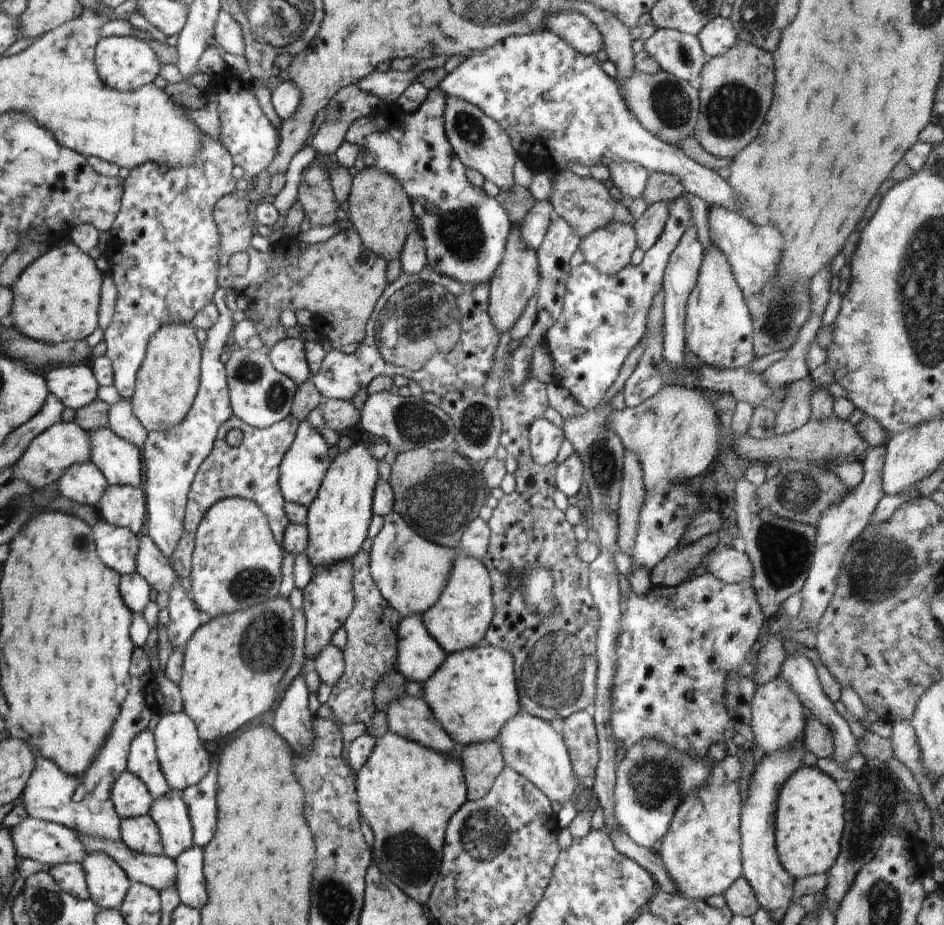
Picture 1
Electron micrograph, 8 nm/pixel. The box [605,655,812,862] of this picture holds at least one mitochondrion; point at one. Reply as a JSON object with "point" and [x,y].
{"point":[653,778]}

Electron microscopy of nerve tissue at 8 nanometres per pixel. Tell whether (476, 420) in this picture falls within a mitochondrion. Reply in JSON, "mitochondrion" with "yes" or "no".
{"mitochondrion":"yes"}

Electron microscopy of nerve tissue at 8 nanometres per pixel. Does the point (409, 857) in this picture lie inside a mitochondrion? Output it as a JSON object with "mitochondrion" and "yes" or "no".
{"mitochondrion":"yes"}

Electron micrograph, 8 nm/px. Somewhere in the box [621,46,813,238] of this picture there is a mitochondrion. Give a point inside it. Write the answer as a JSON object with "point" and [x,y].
{"point":[732,110]}

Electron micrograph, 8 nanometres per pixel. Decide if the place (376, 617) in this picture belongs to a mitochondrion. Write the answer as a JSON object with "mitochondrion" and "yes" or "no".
{"mitochondrion":"yes"}

